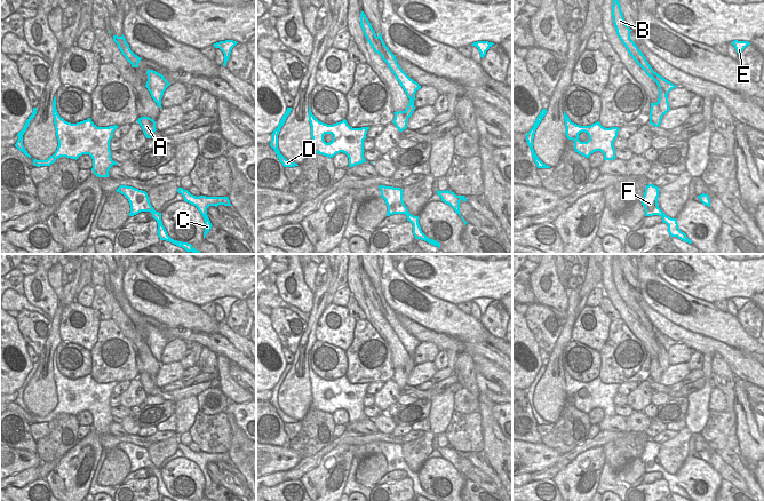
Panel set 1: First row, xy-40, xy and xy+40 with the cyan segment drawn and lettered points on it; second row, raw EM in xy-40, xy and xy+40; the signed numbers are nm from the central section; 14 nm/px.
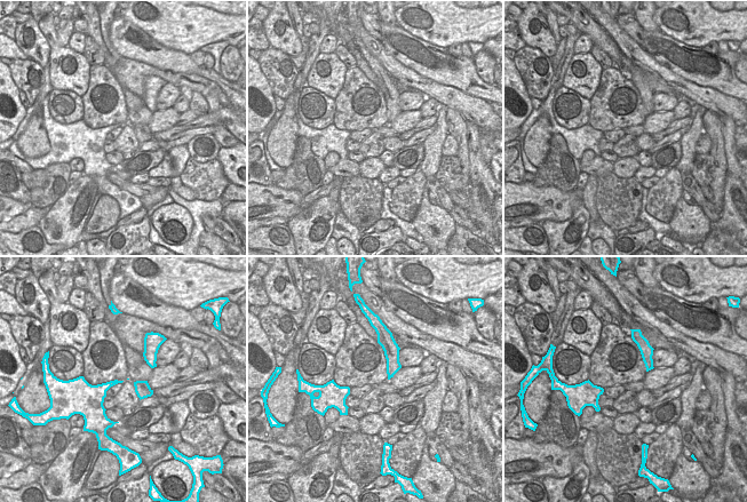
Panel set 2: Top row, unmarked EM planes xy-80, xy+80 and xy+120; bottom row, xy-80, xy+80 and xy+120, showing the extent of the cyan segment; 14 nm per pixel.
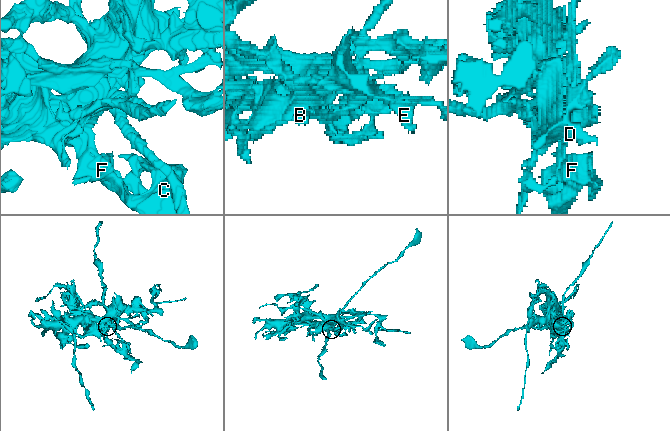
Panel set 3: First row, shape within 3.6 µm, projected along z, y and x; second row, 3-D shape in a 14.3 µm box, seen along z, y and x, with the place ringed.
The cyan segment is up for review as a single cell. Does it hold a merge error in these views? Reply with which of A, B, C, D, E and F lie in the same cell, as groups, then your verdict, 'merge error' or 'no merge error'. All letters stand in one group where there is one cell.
groups A B / C D E F; merge error

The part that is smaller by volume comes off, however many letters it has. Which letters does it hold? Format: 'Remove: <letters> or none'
Remove: A, B

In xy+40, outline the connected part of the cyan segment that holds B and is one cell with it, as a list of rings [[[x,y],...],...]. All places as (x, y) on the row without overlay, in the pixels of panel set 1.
[[[614,254],[613,262],[612,262],[612,273],[613,279],[616,286],[616,291],[620,294],[621,299],[627,304],[629,311],[634,315],[634,317],[645,327],[645,329],[654,336],[654,327],[646,317],[645,312],[642,310],[642,308],[638,305],[638,303],[635,301],[635,299],[630,294],[630,285],[627,281],[621,263],[619,260],[619,254]]]

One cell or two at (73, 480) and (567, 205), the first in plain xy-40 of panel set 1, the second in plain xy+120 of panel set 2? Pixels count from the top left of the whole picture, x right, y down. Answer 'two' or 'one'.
two

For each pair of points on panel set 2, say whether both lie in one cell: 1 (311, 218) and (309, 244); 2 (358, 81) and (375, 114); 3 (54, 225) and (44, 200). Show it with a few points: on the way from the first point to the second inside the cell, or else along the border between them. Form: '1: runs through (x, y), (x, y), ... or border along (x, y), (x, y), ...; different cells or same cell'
1: runs through (311, 224), (308, 233), (309, 238); same cell
2: runs through (363, 90), (364, 100), (370, 108); same cell
3: border along (68, 186), (49, 206); different cells

